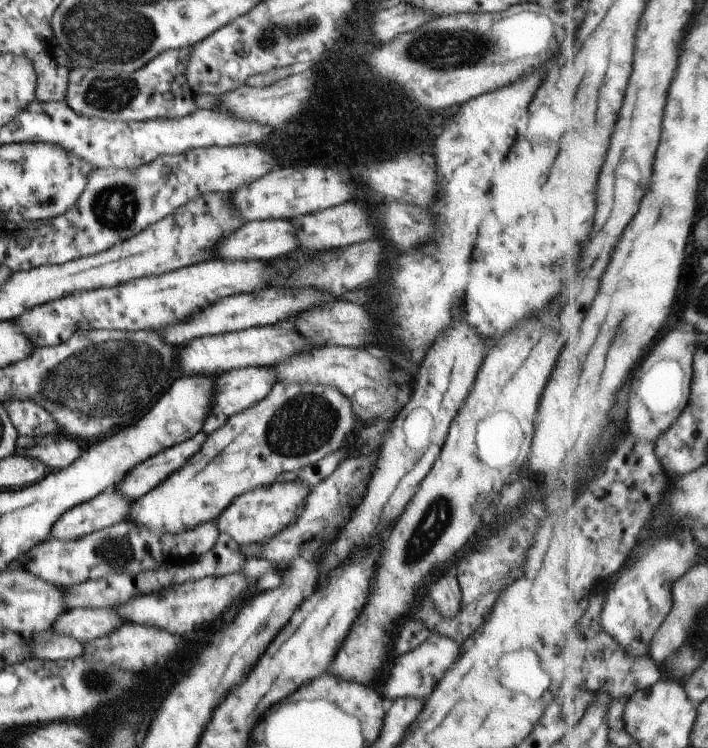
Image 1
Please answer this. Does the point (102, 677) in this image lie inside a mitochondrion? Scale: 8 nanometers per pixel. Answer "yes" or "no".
yes

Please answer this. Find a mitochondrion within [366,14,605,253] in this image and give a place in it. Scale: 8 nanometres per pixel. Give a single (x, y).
(447, 49)

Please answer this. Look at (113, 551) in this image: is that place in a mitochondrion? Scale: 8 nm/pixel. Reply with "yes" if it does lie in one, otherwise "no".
yes

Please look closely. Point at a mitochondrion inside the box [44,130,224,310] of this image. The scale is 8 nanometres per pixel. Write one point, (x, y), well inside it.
(115, 207)

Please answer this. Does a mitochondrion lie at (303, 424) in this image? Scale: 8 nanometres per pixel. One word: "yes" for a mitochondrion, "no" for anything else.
yes

